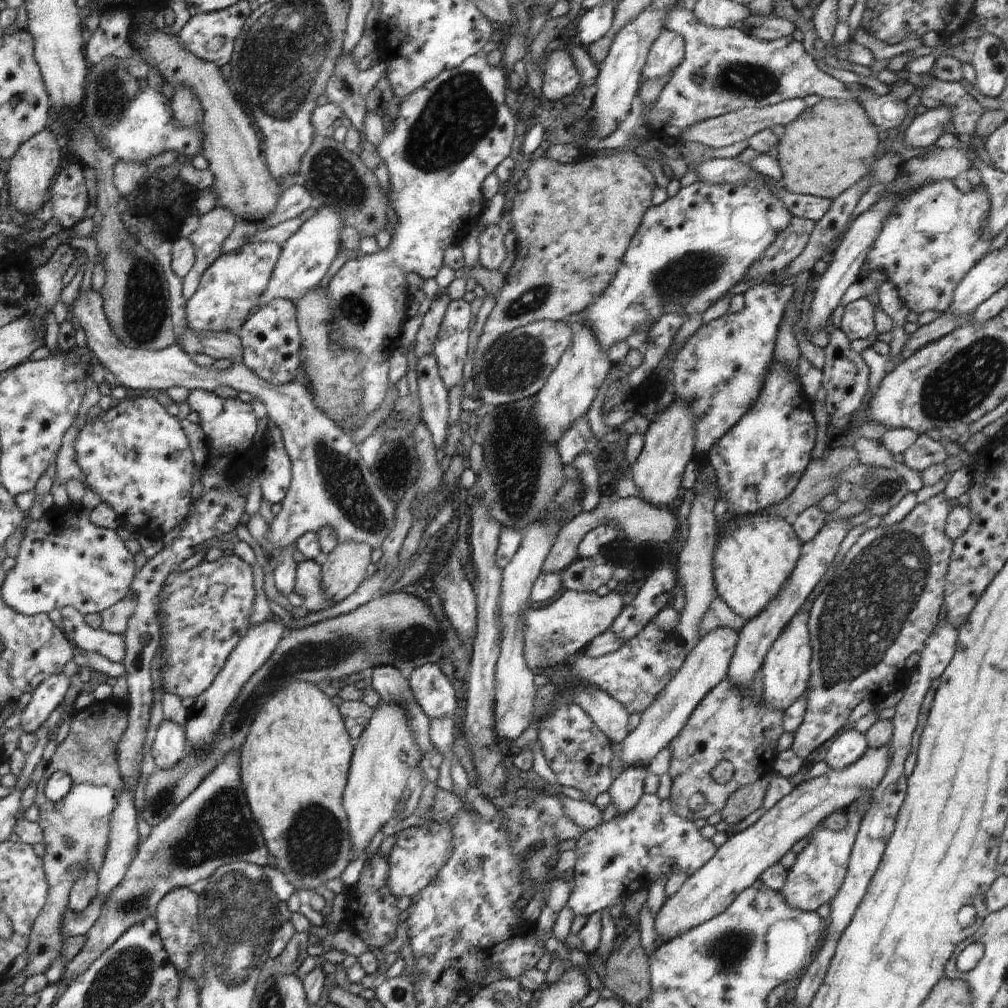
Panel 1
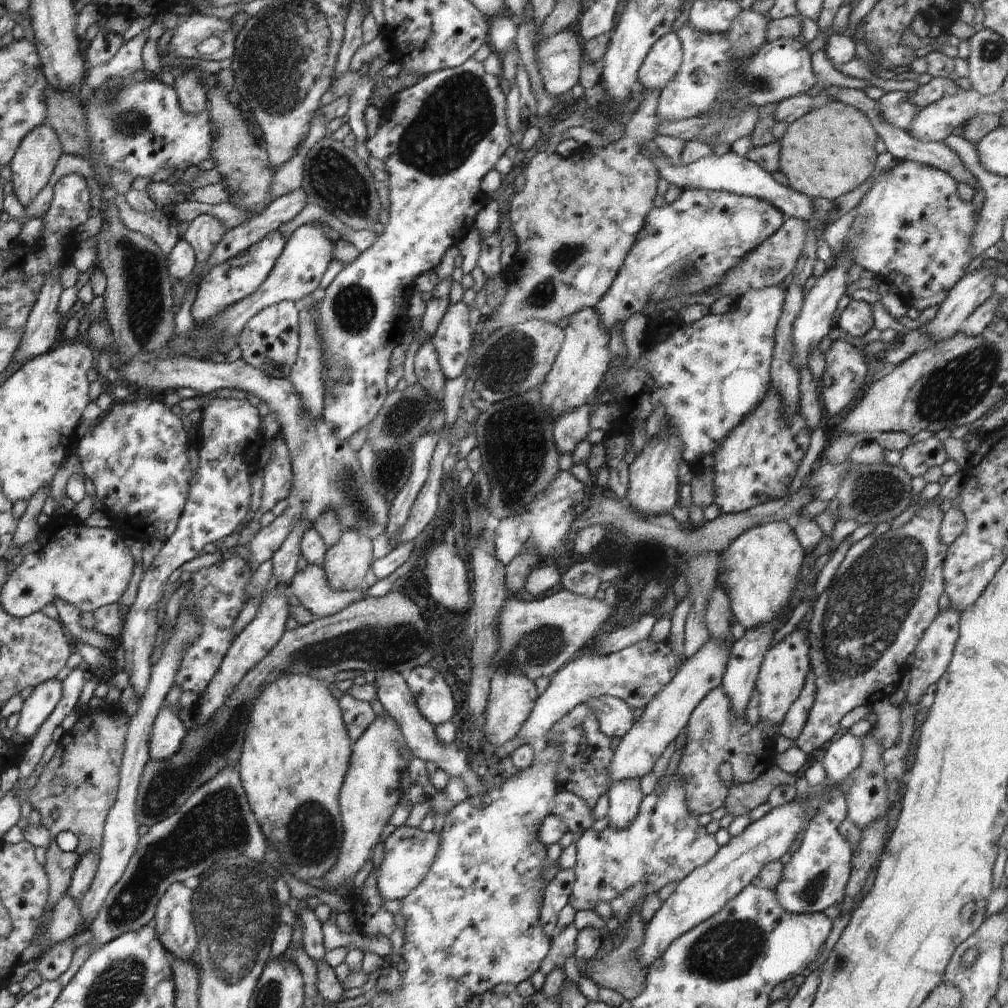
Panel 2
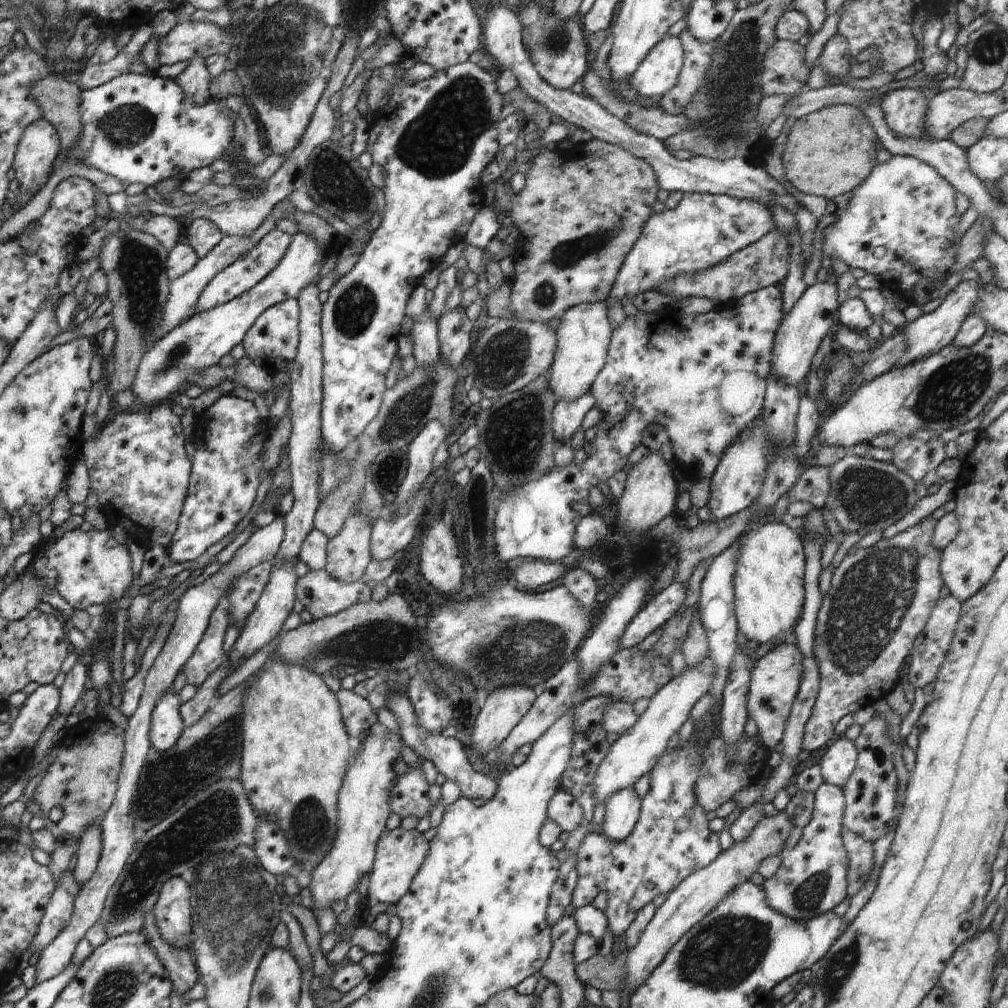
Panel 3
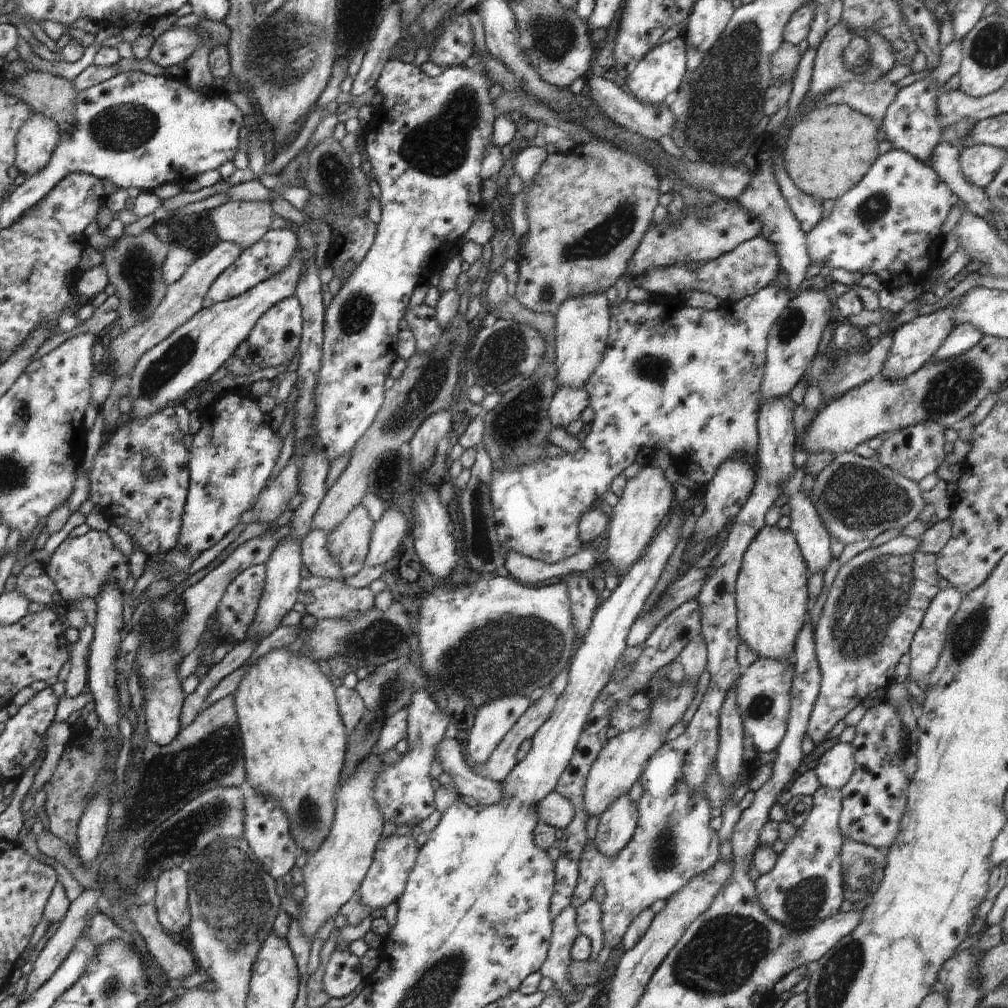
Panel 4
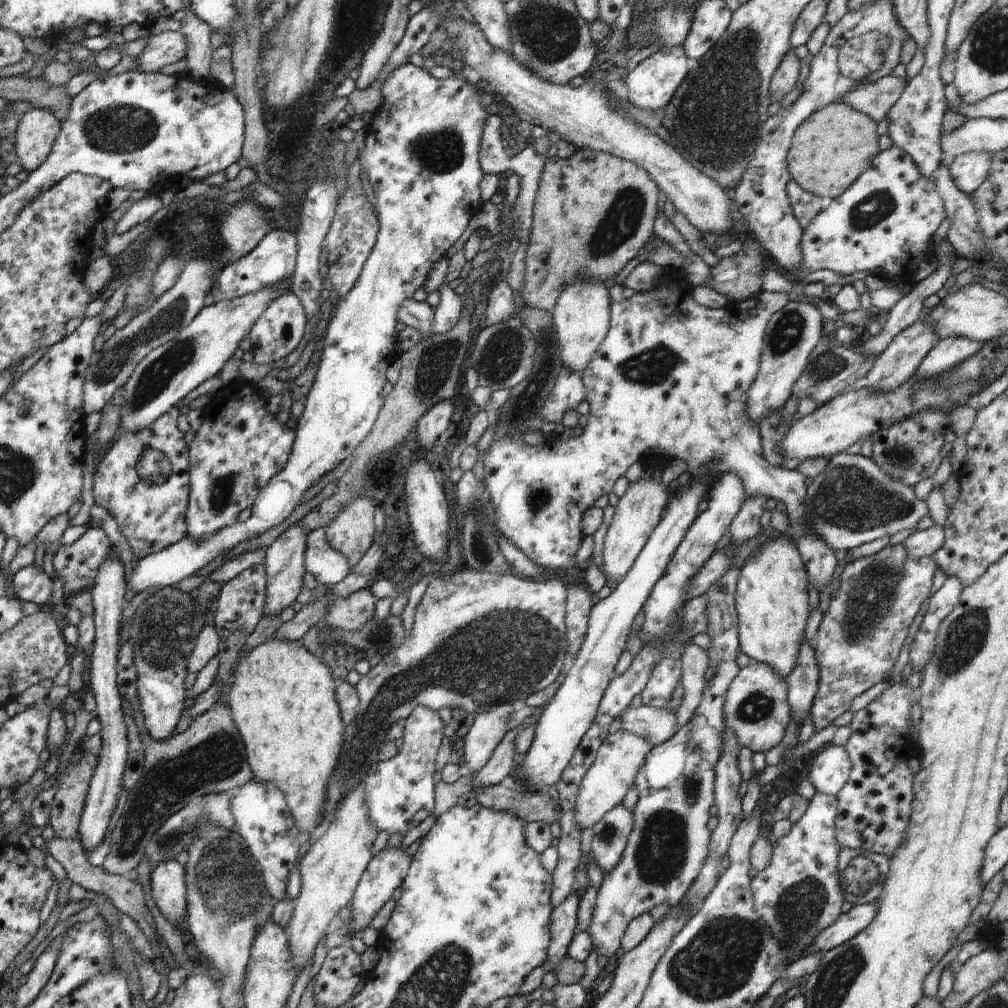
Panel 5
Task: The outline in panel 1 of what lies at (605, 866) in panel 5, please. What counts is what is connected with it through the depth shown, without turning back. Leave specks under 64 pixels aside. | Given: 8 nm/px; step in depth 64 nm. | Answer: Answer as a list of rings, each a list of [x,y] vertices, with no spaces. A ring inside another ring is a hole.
[[[632,766],[624,769],[624,772],[612,781],[607,791],[617,814],[624,816],[634,810],[644,793],[644,779],[650,773],[649,766]]]

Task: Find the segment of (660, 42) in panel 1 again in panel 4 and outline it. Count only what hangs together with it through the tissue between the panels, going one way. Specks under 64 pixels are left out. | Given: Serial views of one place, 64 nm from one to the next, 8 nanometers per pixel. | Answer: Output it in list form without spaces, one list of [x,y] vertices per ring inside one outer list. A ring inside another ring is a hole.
[[[681,35],[650,50],[627,76],[627,87],[635,99],[646,105],[660,105],[676,93],[686,75],[686,45]]]

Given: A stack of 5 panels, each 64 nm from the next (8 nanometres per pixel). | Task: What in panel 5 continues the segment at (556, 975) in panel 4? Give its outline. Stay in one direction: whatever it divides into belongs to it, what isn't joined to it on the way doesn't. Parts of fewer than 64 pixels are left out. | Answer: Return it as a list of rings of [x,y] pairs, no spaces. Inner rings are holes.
[[[575,885],[570,895],[553,908],[549,923],[550,947],[547,951],[546,966],[548,972],[556,971],[555,968],[562,958],[567,956],[570,942],[577,934],[577,911],[581,898],[576,896],[578,886]]]

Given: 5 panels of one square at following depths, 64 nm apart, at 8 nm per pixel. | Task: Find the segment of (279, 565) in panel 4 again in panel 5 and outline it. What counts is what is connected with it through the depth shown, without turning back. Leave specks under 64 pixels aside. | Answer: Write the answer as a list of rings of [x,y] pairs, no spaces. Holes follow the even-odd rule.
[[[297,522],[294,526],[288,528],[286,532],[282,532],[279,538],[270,546],[266,547],[265,565],[267,571],[268,585],[266,588],[267,598],[265,601],[264,616],[266,615],[278,615],[288,608],[293,606],[296,602],[296,598],[301,594],[303,590],[303,578],[305,573],[305,561],[306,561],[306,548],[307,548],[307,529]]]

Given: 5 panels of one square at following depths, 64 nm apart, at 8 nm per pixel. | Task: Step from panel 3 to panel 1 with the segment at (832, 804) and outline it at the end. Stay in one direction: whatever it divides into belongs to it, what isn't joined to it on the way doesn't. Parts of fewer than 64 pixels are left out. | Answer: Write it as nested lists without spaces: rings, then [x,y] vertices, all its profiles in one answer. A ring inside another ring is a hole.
[[[852,803],[846,807],[844,812],[846,815],[846,820],[848,820],[846,828],[834,831],[830,830],[830,828],[822,828],[822,823],[820,823],[818,826],[816,826],[816,828],[814,828],[814,830],[812,830],[812,832],[809,832],[808,845],[806,848],[804,848],[804,850],[802,850],[802,852],[797,854],[794,866],[792,866],[790,870],[787,870],[784,888],[782,888],[779,893],[784,896],[784,900],[786,900],[786,904],[788,904],[790,908],[796,908],[796,910],[802,910],[802,912],[814,912],[818,910],[822,904],[829,904],[830,900],[832,900],[832,898],[838,894],[838,890],[840,890],[840,886],[842,882],[844,882],[850,856],[856,840],[856,835],[859,831],[861,820],[864,816],[864,814],[862,814],[862,810],[860,810],[860,806],[855,803]]]

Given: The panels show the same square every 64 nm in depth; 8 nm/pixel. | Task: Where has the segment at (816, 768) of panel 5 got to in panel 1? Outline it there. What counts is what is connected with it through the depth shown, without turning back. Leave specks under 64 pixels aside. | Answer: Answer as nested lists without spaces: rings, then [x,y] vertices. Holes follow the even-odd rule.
[[[856,728],[845,730],[832,742],[824,761],[831,770],[842,770],[858,762],[868,748],[866,733],[858,732]]]

